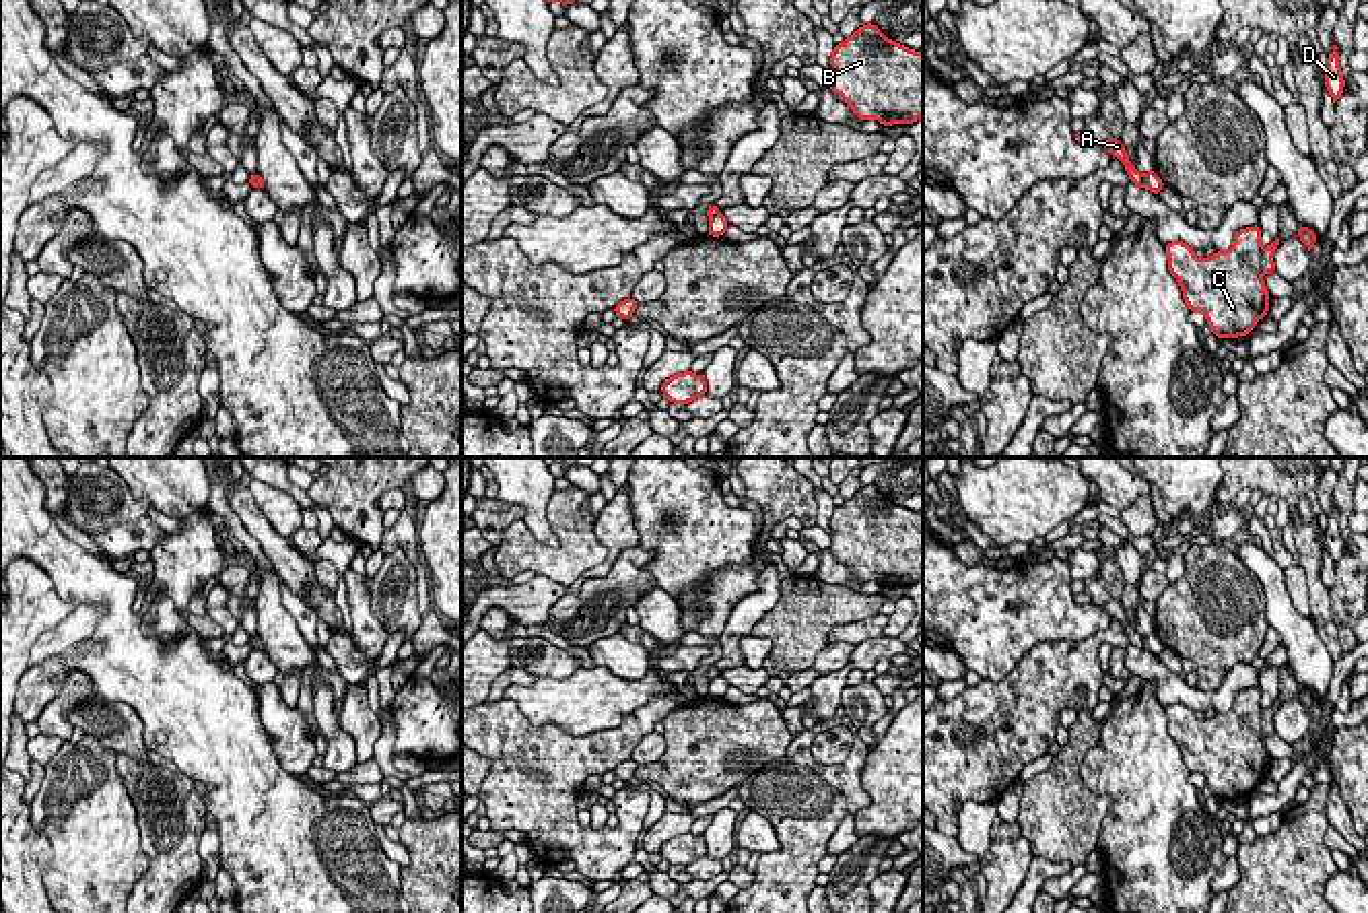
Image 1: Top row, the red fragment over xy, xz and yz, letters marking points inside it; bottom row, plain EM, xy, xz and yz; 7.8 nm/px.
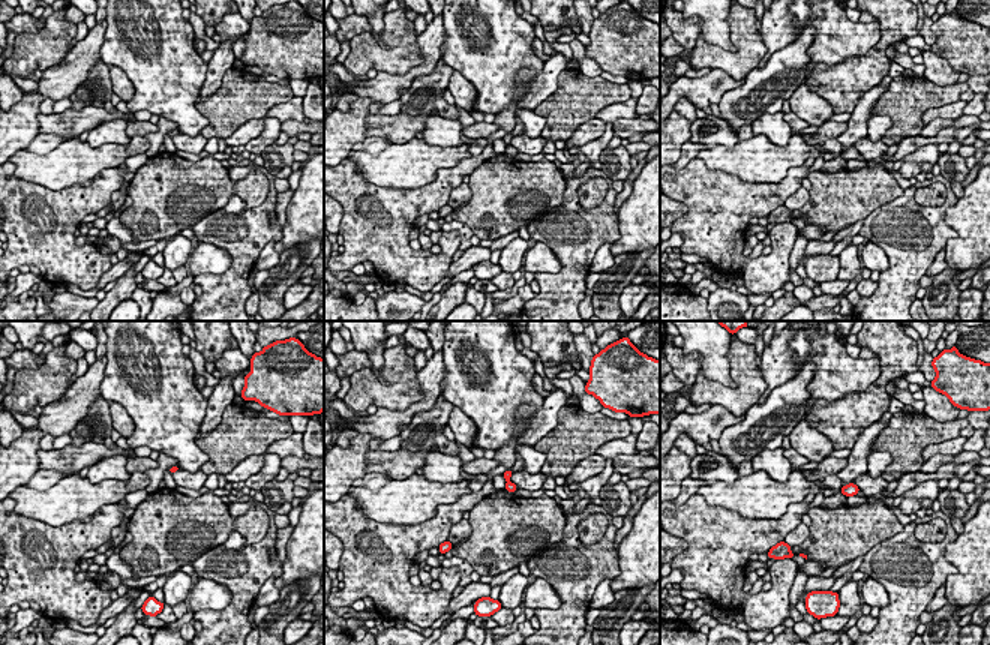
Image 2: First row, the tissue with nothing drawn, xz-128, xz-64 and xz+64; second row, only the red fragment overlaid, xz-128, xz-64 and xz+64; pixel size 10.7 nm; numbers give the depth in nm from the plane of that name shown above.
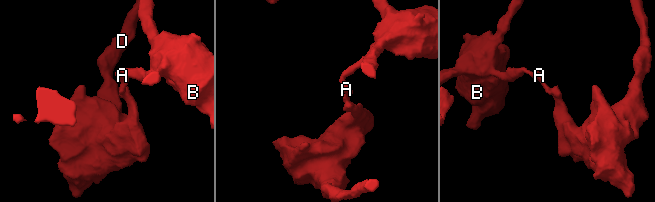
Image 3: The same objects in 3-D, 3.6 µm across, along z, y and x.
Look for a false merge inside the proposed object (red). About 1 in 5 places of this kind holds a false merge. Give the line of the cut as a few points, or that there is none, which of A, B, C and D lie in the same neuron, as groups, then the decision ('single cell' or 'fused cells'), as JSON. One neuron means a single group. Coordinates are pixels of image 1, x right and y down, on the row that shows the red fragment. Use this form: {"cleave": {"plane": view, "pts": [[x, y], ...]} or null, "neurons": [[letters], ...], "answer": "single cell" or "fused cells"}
{"cleave": {"plane": "yz", "pts": [[1142, 174], [1144, 186]]}, "neurons": [["A", "B"], ["C", "D"]], "answer": "fused cells"}

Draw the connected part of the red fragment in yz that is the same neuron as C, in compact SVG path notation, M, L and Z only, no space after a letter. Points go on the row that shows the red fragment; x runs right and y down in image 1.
M1253 225L1236 231L1232 247L1228 251L1216 251L1199 260L1195 249L1183 241L1166 243L1168 270L1176 278L1183 299L1189 311L1201 311L1211 332L1222 338L1249 336L1257 322L1269 313L1269 291L1263 276L1275 272L1275 249L1279 239L1269 247L1261 245L1261 227Z

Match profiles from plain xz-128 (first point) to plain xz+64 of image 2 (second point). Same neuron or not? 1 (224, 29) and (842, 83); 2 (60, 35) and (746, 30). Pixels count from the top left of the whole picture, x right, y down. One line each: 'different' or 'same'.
1: different
2: same

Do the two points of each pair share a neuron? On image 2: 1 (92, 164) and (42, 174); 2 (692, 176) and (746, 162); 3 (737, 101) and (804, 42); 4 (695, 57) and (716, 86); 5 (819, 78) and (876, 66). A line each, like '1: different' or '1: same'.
1: same
2: different
3: same
4: different
5: same

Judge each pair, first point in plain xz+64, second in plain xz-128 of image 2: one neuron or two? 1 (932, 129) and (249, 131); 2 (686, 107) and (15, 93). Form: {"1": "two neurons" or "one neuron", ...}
{"1": "one neuron", "2": "one neuron"}

